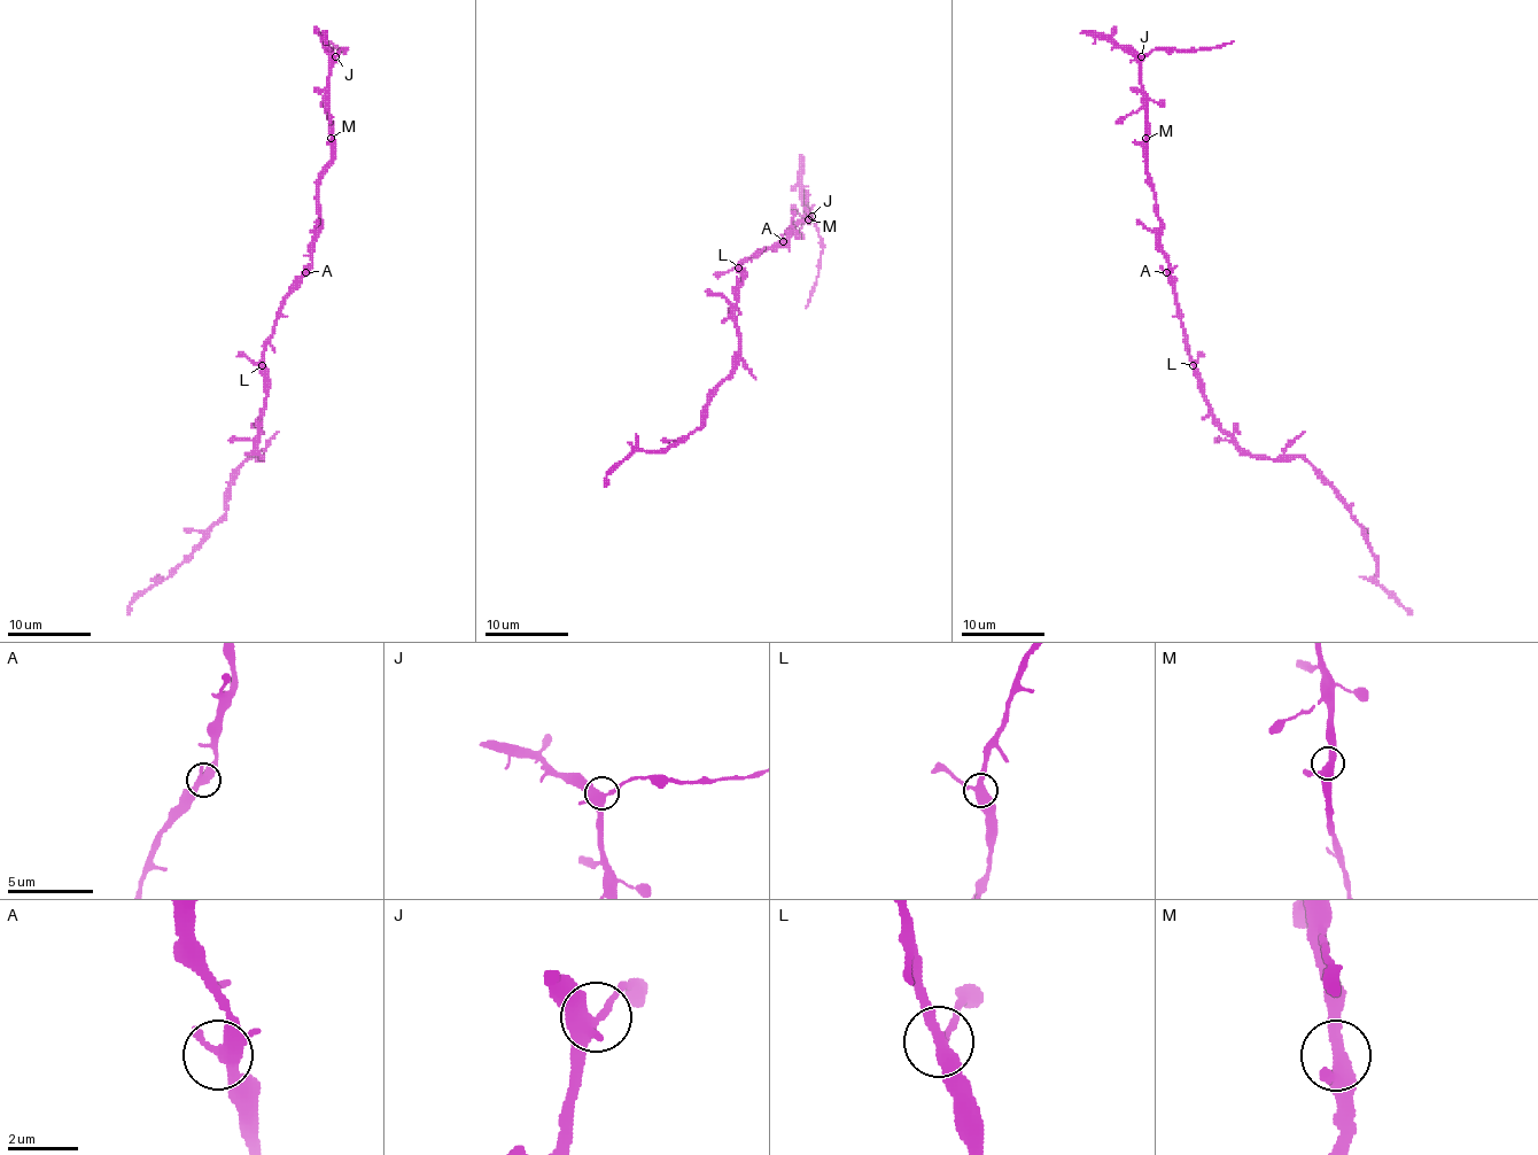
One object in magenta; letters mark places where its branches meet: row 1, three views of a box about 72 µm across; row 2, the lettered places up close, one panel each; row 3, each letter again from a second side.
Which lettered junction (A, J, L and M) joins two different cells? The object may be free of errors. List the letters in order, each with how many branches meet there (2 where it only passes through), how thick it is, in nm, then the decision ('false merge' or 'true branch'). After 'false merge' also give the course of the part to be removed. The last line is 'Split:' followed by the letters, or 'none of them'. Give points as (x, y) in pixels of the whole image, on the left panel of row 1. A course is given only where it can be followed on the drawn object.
A: branches 3; calibre 400 nm; true branch
J: branches 4; calibre 400 nm; true branch
L: branches 3; calibre 360 nm; true branch
M: branches 3; calibre 360 nm; true branch
Split: none of them

